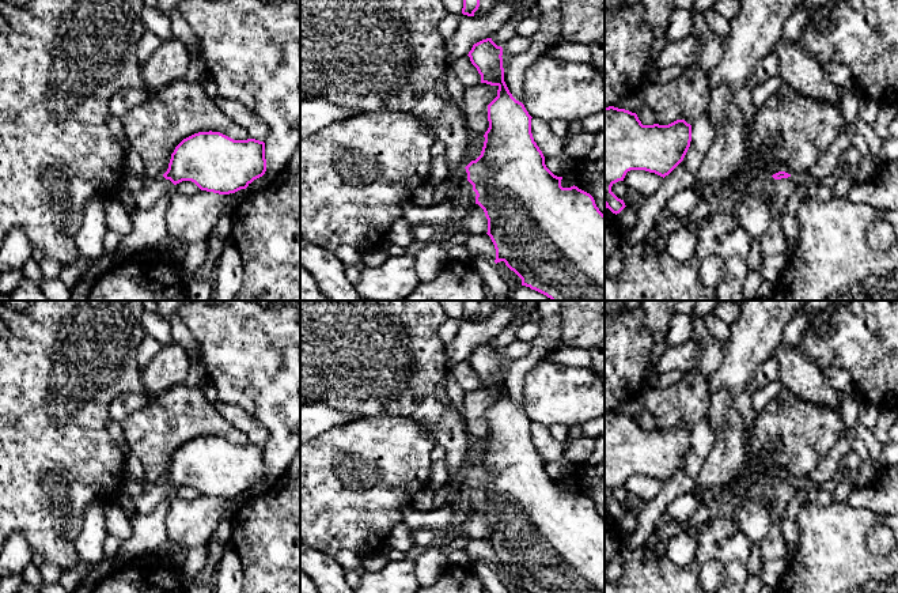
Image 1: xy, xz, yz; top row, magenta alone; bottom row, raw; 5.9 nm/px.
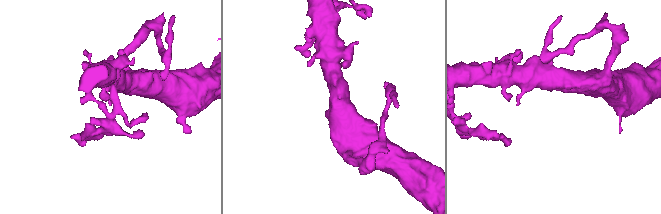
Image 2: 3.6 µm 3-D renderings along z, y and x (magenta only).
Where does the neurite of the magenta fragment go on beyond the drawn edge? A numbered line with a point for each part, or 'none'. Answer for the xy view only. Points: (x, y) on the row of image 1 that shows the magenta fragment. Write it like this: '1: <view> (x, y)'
1: xy (146, 199)

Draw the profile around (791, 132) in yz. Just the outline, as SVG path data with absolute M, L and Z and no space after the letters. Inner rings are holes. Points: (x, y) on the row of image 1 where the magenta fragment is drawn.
M784 83L757 112L744 148L744 170L735 181L758 174L758 158L770 175L785 171L802 178L848 126L838 105L819 102Z

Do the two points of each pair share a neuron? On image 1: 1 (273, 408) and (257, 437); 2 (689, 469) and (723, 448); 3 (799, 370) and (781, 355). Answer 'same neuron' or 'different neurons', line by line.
1: different neurons
2: different neurons
3: same neuron

